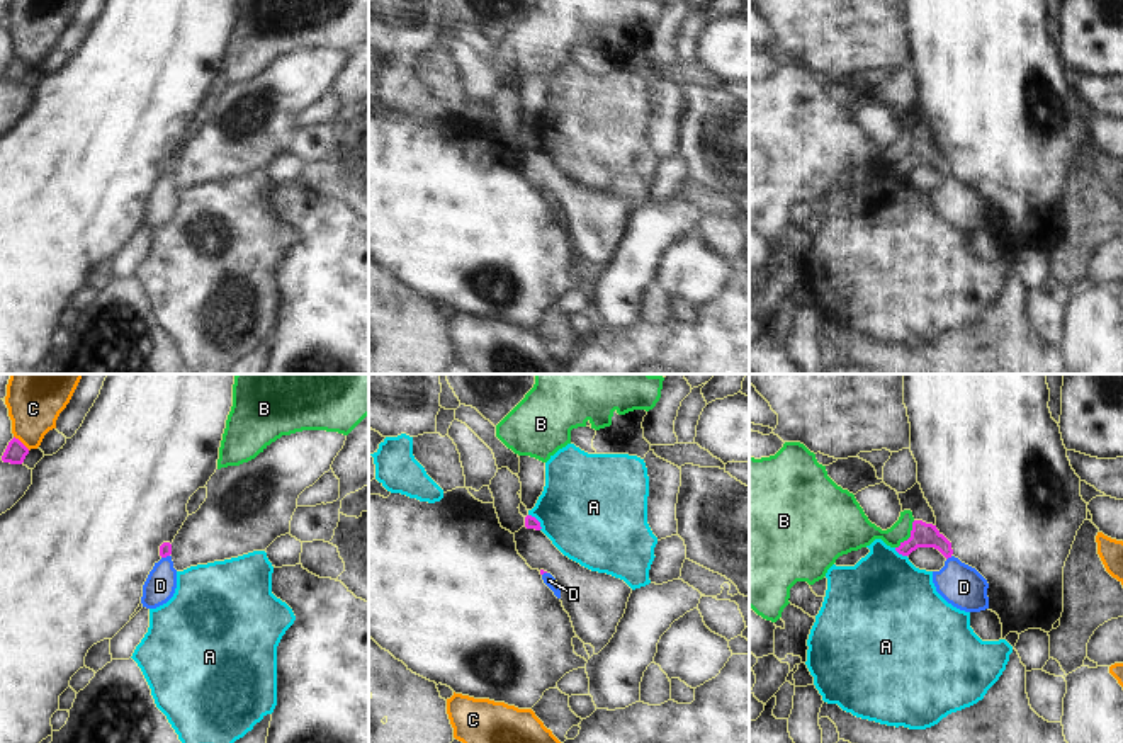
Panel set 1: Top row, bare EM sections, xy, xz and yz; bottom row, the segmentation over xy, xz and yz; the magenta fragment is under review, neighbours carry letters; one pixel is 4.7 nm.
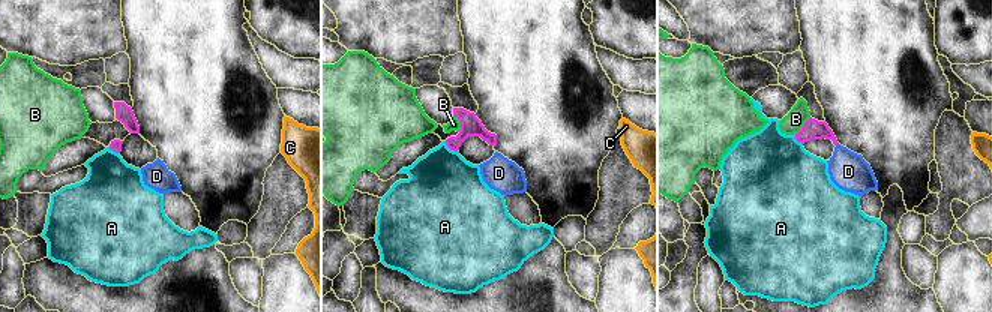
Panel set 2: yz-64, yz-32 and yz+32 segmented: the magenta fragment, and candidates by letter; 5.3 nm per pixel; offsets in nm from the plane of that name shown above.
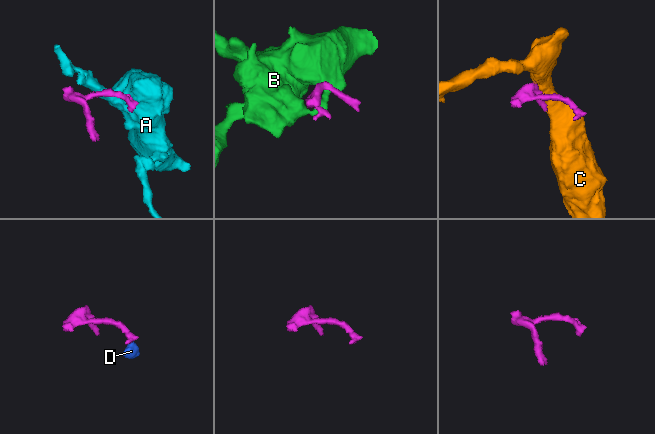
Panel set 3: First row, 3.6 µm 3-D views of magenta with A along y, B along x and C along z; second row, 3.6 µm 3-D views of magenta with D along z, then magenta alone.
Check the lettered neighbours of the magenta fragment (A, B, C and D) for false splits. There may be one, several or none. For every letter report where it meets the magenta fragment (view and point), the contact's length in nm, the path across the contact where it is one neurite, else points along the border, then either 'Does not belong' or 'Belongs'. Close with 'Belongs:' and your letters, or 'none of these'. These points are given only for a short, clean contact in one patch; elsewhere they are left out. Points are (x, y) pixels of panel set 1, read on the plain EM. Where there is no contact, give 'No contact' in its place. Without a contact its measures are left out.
A: Touches magenta at xz (537, 140). Shared border 100 nm. Boundary: xz (529, 133), (539, 141), (541, 148). Does not belong
B: Touches magenta at yz (911, 155). Shared border 160 nm. Boundary: yz (914, 140), (909, 155), (896, 167). Does not belong
C: Touches magenta at xy (21, 62). Shared border 100 nm. Does not belong
D: Touches magenta at yz (948, 175). Shared border 40 nm. Path across: yz (923, 153), (933, 157), (948, 175), (955, 198), (964, 206). Belongs
Belongs: D

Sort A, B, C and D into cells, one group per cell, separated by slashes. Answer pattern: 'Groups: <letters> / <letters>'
Groups: A / B / C / D

